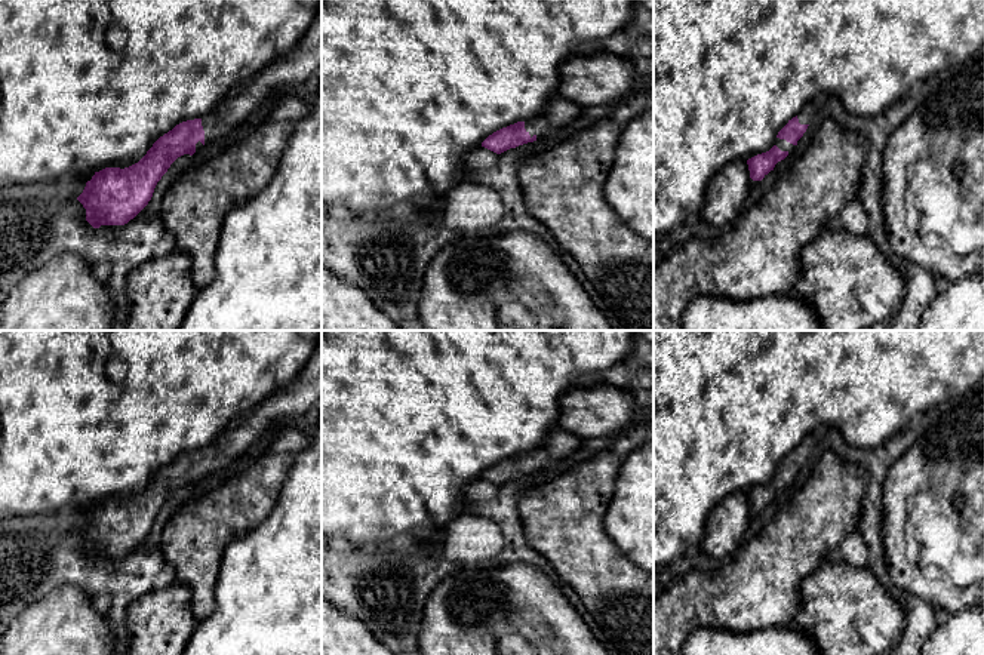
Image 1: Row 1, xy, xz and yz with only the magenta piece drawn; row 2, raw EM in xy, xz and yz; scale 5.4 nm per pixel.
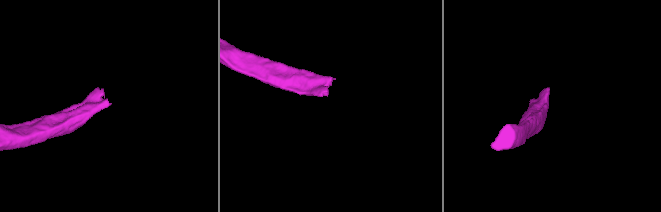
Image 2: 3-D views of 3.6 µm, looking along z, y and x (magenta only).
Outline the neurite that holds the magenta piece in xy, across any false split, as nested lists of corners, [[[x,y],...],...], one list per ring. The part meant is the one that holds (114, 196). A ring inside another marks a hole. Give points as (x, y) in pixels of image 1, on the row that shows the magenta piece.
[[[322,7],[293,49],[250,79],[233,86],[202,119],[187,120],[160,136],[135,164],[95,172],[77,200],[93,227],[124,225],[151,200],[154,188],[181,156],[225,139],[283,86],[301,86],[322,65]]]

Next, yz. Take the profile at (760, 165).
[[[812,104],[805,105],[796,117],[788,120],[788,123],[778,132],[774,147],[762,154],[757,154],[747,160],[750,178],[753,181],[762,181],[775,164],[784,160],[790,151],[794,150],[797,141],[806,132],[809,123],[815,117],[814,111],[817,107]]]

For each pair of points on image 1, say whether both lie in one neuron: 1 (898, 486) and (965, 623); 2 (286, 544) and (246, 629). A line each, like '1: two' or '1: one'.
1: two
2: one

